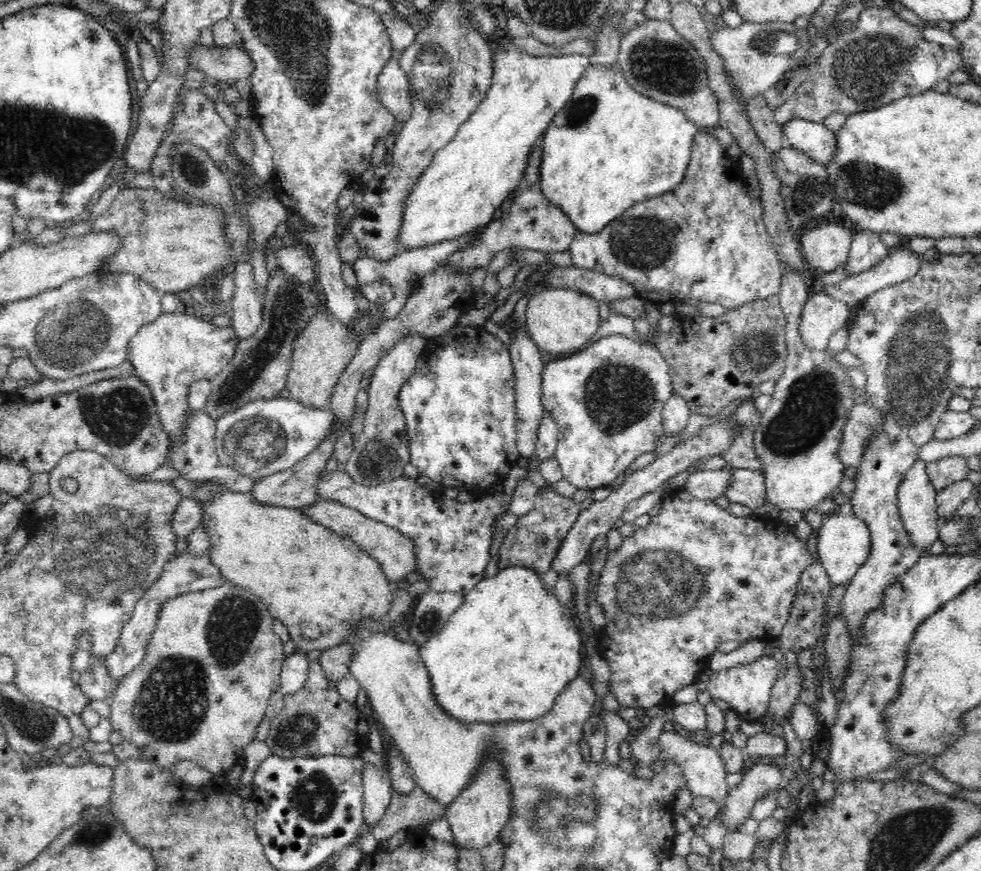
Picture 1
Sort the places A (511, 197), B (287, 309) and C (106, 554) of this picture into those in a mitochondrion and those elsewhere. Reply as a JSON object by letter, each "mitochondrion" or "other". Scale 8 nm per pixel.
{"A":"other","B":"mitochondrion","C":"mitochondrion"}

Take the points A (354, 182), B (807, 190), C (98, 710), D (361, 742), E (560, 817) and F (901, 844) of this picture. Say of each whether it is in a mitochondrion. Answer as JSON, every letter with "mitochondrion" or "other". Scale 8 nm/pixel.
{"A":"other","B":"mitochondrion","C":"other","D":"other","E":"mitochondrion","F":"mitochondrion"}

